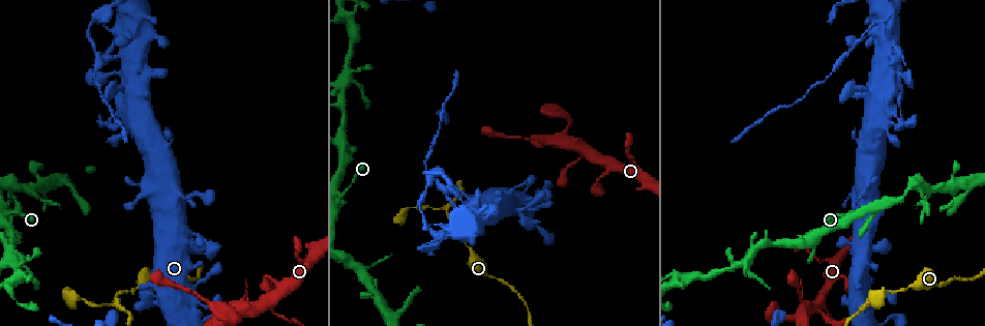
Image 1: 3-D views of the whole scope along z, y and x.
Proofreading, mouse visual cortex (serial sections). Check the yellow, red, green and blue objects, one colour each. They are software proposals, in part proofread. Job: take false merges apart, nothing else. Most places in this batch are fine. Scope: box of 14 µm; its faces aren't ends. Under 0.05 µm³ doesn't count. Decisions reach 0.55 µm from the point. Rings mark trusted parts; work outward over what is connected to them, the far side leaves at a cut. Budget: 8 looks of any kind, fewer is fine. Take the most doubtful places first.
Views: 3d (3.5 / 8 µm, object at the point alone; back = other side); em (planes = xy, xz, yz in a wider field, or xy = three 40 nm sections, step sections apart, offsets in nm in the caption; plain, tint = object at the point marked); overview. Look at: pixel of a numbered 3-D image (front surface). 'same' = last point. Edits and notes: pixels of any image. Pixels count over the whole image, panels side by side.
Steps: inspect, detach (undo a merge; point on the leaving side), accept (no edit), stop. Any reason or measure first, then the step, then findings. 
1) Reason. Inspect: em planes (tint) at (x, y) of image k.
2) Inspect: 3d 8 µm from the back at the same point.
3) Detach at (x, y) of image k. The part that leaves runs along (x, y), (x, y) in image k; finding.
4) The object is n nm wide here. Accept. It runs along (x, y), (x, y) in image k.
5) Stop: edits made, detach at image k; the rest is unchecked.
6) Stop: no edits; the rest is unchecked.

Sharp bend. Inspect: 3d 3.5 µm from the back at (435, 224) of image 1.

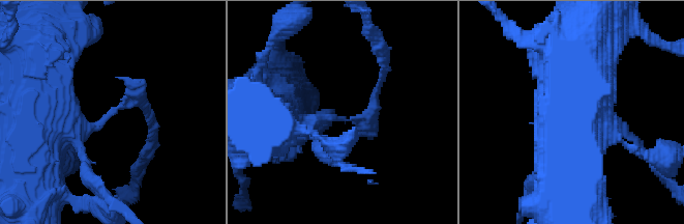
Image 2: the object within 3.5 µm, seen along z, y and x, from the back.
Now the EM. Inspect: em xy step 1 (tint) at (345, 116) of image 2.

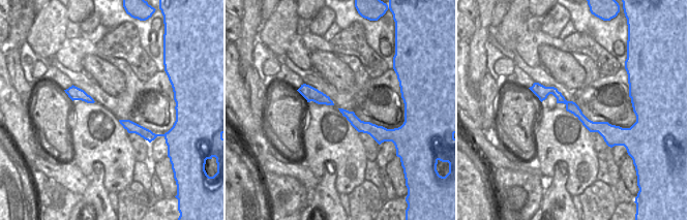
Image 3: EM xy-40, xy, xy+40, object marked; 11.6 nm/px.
Another direction. Inspect: em xy step 5 (tint) at the same point.

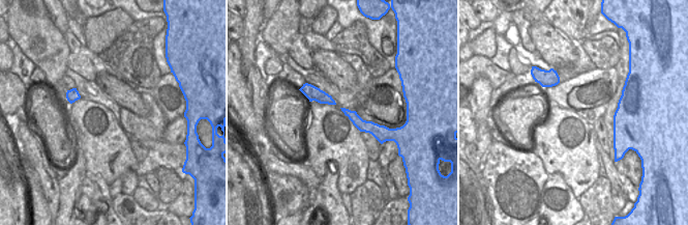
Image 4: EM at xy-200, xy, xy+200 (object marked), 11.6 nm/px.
Detach at (134, 82) of image 2. The part that leaves runs along (119, 107), (142, 101), (154, 122), (148, 145) in image 2; two cells meet here.

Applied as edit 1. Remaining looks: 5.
Inspect: overview.

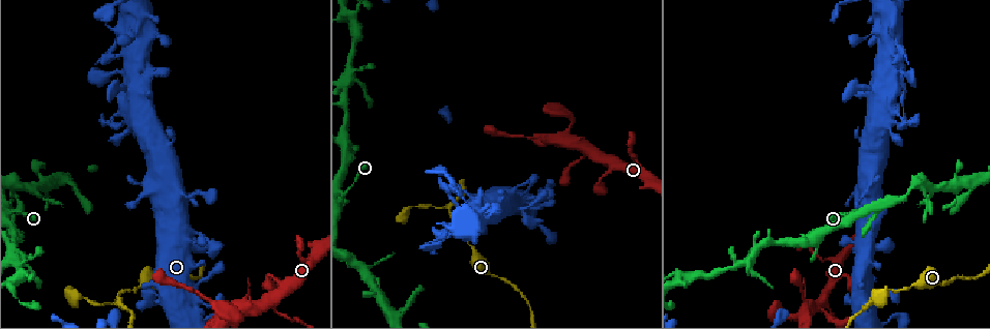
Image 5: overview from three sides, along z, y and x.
Inspect: 3d 3.5 µm at (115, 302) of image 5.

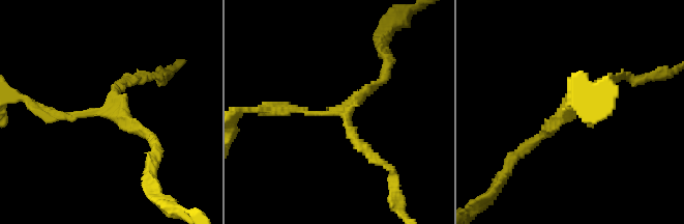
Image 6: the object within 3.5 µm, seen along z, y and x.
3 arms meet here; the arms are 100, 150, 150 nm wide; shape alone is not enough. Inspect: em xy step 3 (tint) at (110, 103) of image 6.

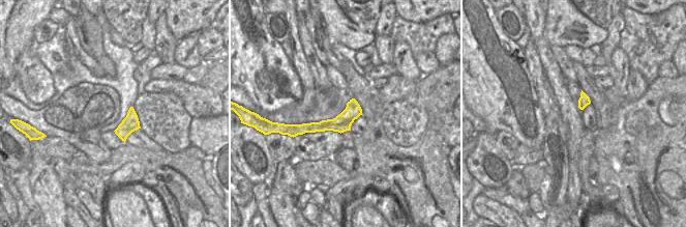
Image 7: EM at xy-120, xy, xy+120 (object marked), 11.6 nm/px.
Accept. It runs along (359, 111), (340, 123), (304, 130) in image 7; continuous, no second cell.

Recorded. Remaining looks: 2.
Abrupt turn. Inspect: 3d 3.5 µm at (346, 193) of image 5.

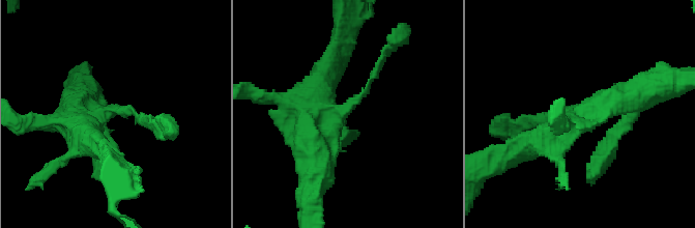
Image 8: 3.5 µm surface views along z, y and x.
Now the EM. Inspect: em xy step 1 (tint) at (573, 110) of image 8.

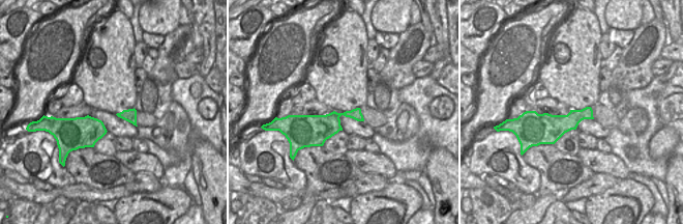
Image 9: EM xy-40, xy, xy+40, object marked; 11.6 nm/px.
Accept. It runs along (522, 124), (580, 111), (543, 140) in image 8; all the same cell.

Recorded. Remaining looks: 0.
Stop: edits made, detach at image 2; the rest is unchecked.

